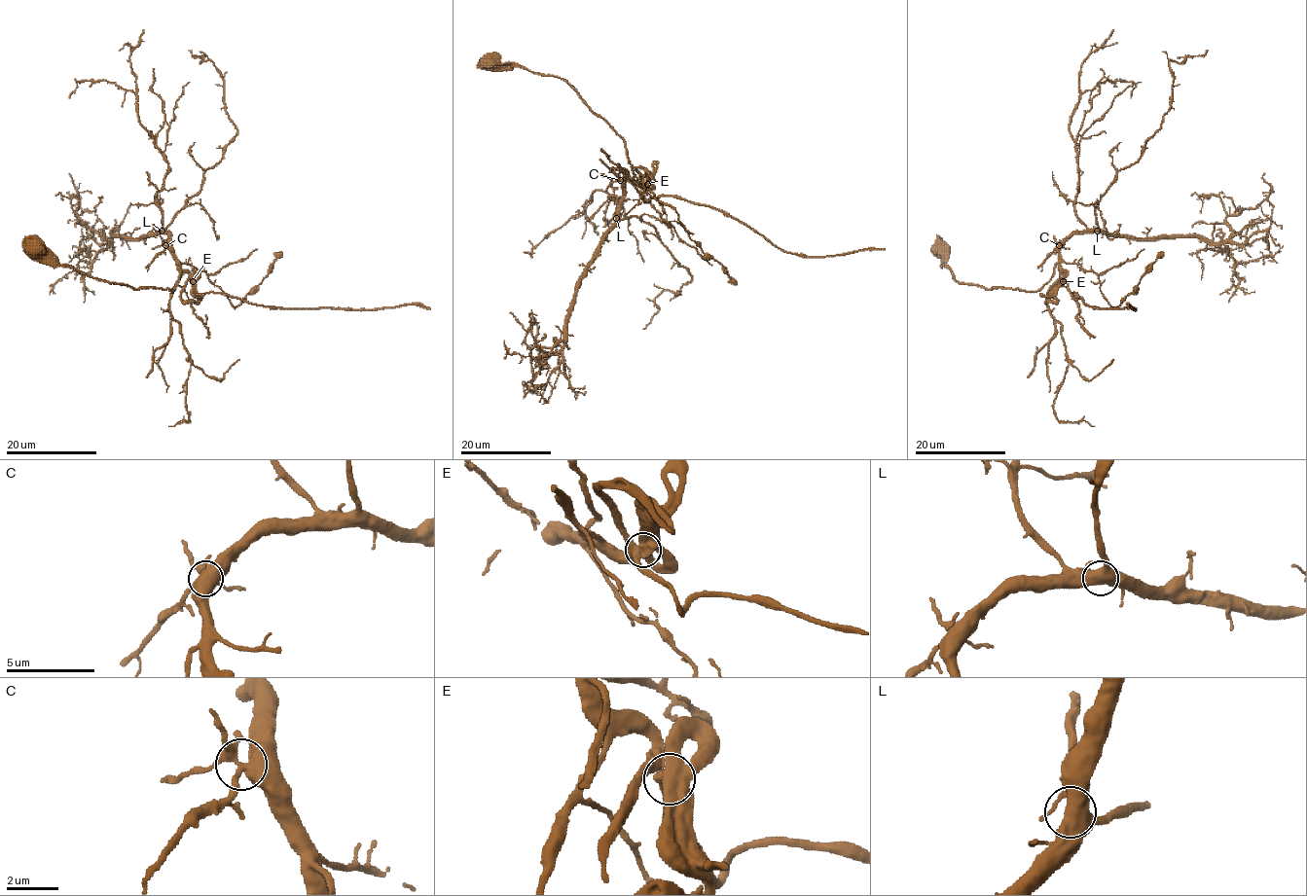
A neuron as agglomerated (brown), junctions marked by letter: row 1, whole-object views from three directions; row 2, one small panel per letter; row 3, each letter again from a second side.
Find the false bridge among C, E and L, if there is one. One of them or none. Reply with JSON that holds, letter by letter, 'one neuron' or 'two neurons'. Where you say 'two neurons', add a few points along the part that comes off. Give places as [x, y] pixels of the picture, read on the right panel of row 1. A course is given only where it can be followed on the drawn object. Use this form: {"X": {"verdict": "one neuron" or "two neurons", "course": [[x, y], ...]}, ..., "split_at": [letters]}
{"C": {"verdict": "one neuron"}, "E": {"verdict": "one neuron"}, "L": {"verdict": "one neuron"}, "split_at": []}

